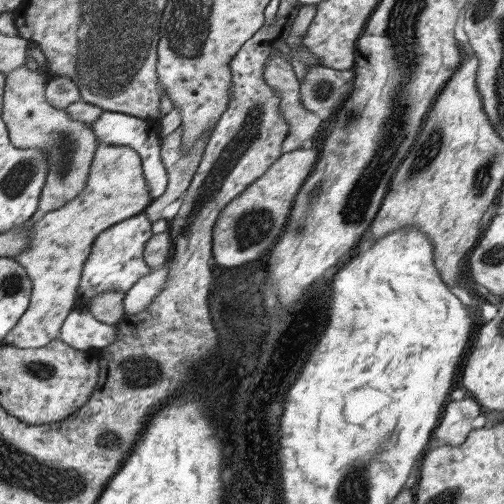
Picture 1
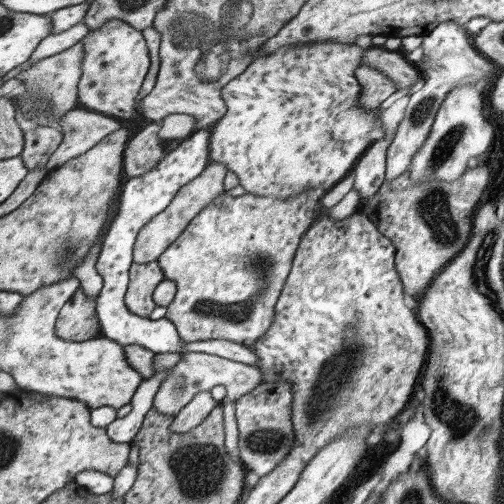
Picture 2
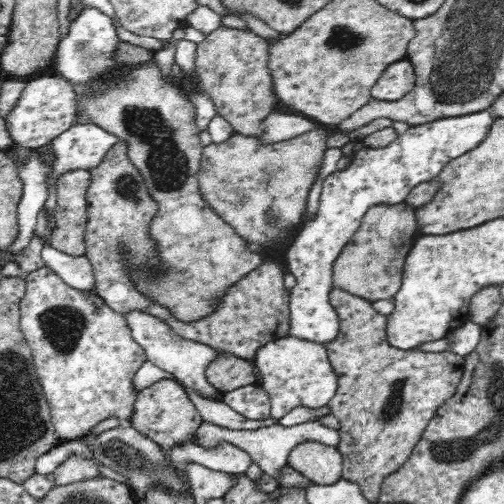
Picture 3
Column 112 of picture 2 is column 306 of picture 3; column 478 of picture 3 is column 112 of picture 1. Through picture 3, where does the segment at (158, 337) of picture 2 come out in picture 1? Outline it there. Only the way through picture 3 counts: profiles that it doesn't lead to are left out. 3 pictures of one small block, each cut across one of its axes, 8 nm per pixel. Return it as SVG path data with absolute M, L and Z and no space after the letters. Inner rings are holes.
M101 112L97 122L89 124L95 132L97 146L99 144L109 144L109 146L131 146L139 156L141 156L141 166L143 166L143 178L147 182L149 196L155 200L159 198L165 188L167 188L167 172L161 162L161 140L159 140L159 124L155 120L139 120L127 114L117 114L117 112Z

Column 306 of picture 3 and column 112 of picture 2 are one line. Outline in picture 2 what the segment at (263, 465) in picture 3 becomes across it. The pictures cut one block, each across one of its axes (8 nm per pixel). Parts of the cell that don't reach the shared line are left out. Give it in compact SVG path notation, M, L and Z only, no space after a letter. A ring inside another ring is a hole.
M163 368L157 374L153 374L149 380L143 380L133 392L133 398L129 402L129 414L123 418L115 418L115 420L105 422L105 430L107 430L107 436L111 442L131 444L131 440L135 438L135 434L141 428L145 412L153 406L153 396L157 394L161 382L167 376L169 376L169 370Z

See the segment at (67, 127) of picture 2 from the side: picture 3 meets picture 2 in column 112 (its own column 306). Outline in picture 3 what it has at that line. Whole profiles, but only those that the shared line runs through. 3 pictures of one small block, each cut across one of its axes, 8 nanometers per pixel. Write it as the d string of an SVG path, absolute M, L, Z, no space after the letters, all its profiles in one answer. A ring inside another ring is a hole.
M268 114L262 122L262 134L260 134L260 142L266 144L280 144L282 140L290 140L296 136L302 136L310 130L316 130L314 120L310 118L300 118L300 116L292 116L292 114Z

